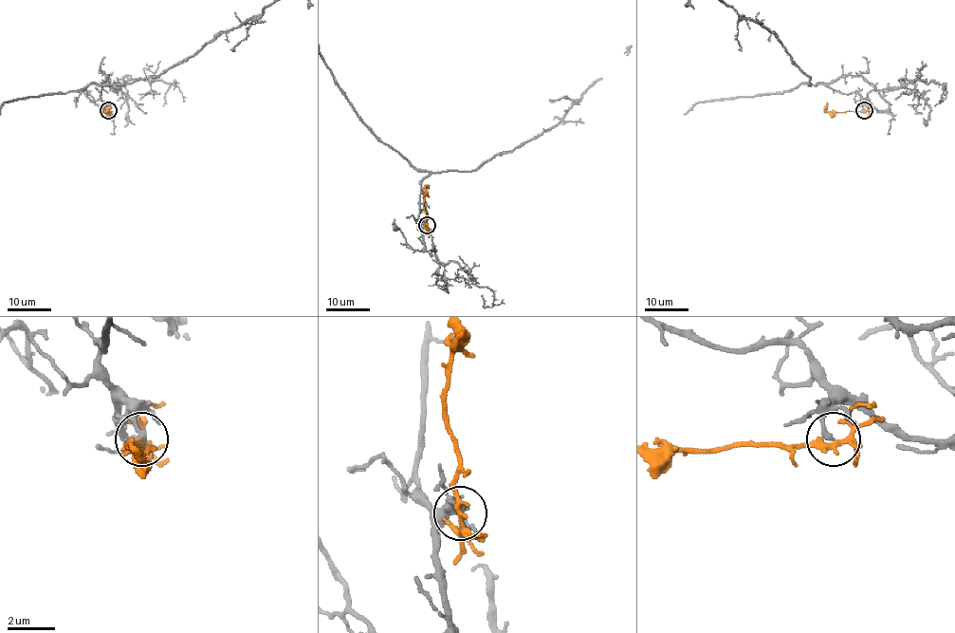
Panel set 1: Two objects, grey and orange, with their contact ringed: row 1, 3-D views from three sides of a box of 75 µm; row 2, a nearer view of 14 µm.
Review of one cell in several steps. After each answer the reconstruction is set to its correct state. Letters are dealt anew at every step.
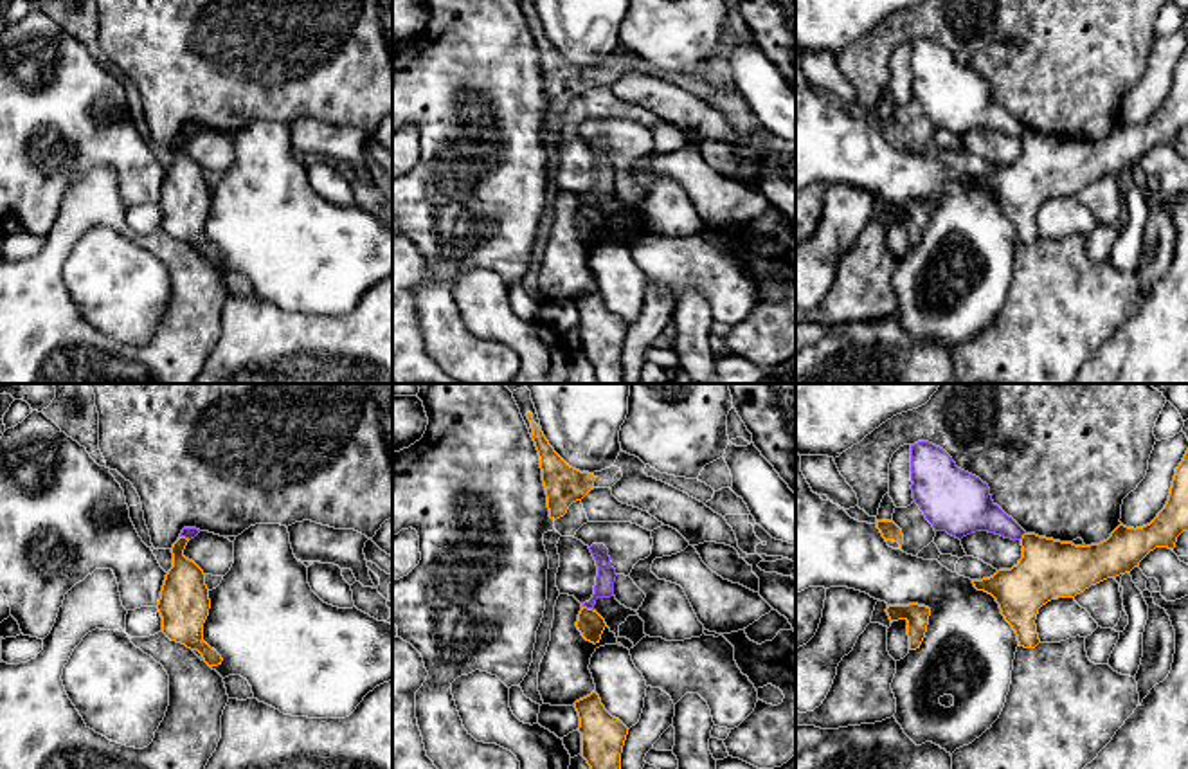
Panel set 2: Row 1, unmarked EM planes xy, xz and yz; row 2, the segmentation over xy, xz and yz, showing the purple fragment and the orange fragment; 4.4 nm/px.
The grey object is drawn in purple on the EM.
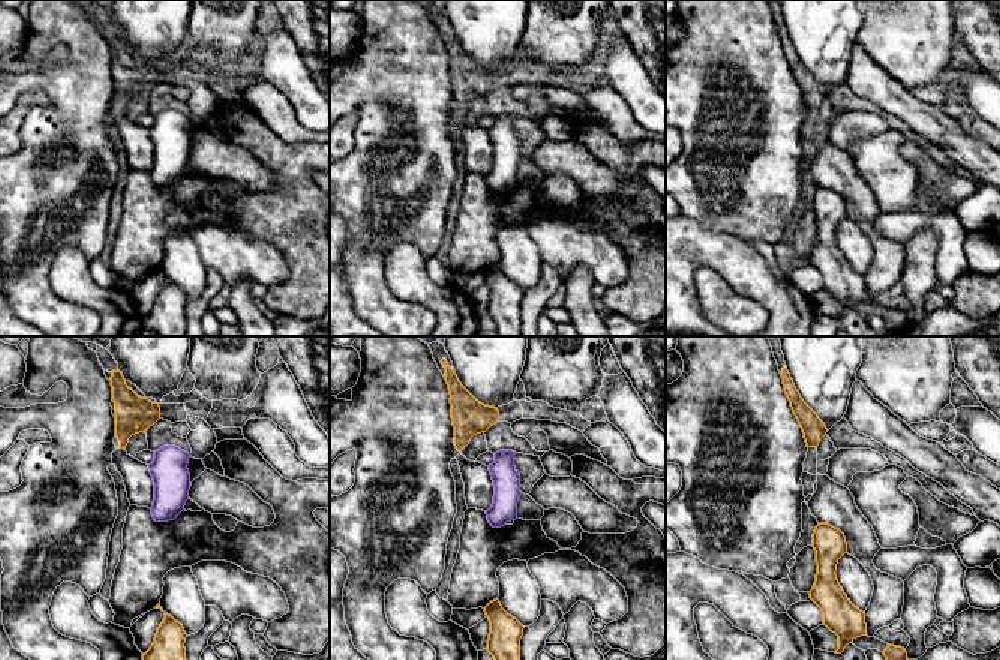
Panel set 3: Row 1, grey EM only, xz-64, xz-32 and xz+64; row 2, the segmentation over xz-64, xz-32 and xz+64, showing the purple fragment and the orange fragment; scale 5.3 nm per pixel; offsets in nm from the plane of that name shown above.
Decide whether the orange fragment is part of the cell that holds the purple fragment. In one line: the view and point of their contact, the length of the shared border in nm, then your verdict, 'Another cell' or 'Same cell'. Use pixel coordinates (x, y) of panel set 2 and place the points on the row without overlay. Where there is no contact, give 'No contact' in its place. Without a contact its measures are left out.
Touches purple at xz (589, 204). Shared border 50 nm. Another cell

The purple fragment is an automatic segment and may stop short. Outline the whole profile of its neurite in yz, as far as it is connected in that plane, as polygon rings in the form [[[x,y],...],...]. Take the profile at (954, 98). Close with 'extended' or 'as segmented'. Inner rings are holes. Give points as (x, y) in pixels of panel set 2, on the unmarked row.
[[[929,38],[911,41],[911,77],[913,95],[934,128],[959,137],[976,128],[1012,137],[1026,130],[992,97],[986,79],[958,65],[943,45]]]; as segmented

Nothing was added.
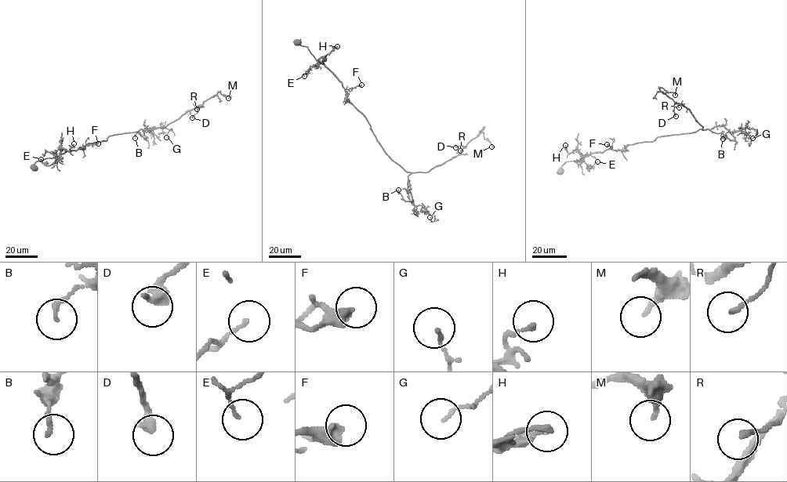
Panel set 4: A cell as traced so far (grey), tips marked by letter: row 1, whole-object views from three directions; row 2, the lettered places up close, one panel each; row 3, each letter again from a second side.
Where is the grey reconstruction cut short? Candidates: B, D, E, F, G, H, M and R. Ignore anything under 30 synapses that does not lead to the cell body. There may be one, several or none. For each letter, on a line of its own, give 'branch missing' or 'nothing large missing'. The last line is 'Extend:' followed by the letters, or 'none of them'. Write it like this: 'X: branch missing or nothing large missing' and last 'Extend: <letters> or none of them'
B: nothing large missing
D: nothing large missing
E: nothing large missing
F: nothing large missing
G: nothing large missing
H: nothing large missing
M: nothing large missing
R: nothing large missing
Extend: none of them

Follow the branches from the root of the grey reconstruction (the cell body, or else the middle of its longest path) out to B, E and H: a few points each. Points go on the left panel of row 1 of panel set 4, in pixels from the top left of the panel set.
B: (34, 168), (37, 161), (83, 149), (113, 135), (147, 130), (143, 132), (146, 139), (139, 132), (135, 138)
E: (34, 168), (37, 161), (55, 157), (56, 160), (47, 166), (41, 159)
H: (34, 168), (36, 161), (57, 157), (60, 148), (69, 151), (74, 143)

